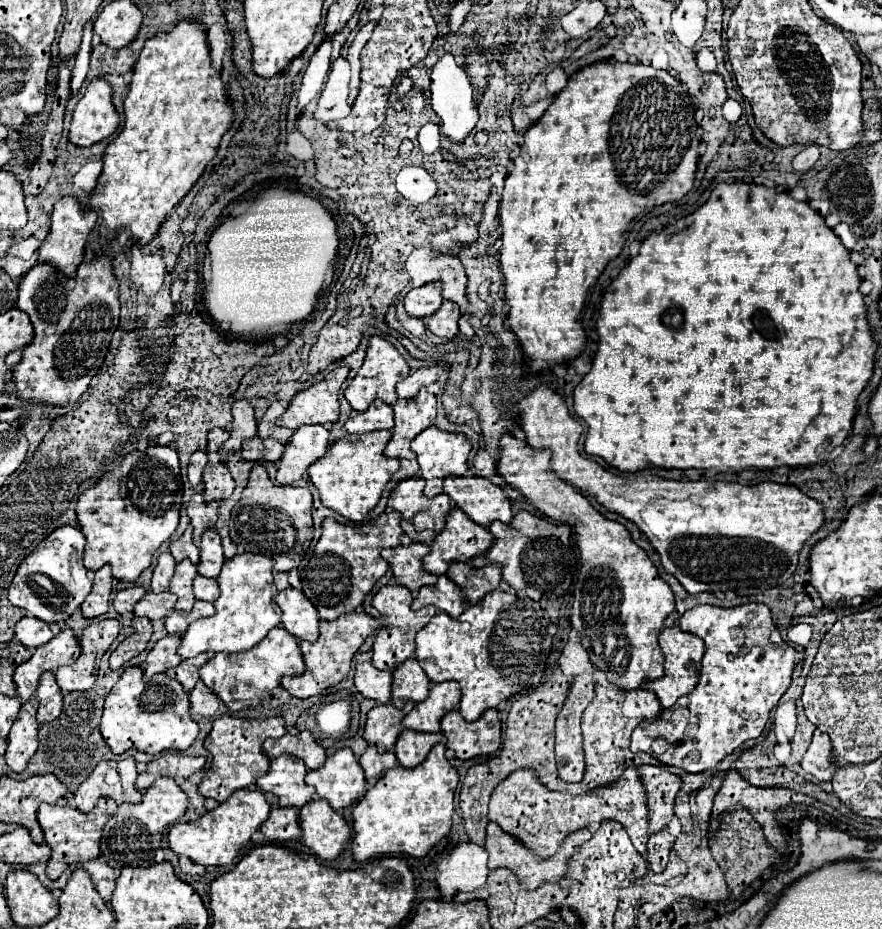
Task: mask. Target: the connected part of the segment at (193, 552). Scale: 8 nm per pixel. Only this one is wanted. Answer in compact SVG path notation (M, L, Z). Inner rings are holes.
M183 534L179 540L171 542L171 544L169 544L169 552L171 552L171 556L173 556L177 562L181 562L183 558L189 558L193 564L199 562L199 548L193 544L191 534Z

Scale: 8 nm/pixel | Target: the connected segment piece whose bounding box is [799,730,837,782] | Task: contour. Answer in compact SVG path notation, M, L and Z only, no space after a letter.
M815 730L813 740L807 748L807 752L801 758L801 768L809 774L813 774L817 780L821 782L829 782L837 770L837 766L833 766L829 762L829 750L831 750L831 740L825 732Z

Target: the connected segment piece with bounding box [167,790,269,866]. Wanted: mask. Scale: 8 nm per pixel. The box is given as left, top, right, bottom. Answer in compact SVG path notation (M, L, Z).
M237 790L229 796L227 802L203 814L197 822L189 824L177 822L175 826L171 826L167 834L169 848L175 854L187 856L203 866L227 866L237 858L241 846L267 820L267 816L269 816L269 804L261 790Z

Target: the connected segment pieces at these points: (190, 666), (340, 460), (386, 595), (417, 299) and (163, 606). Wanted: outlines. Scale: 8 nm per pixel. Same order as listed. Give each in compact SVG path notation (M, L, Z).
M203 652L203 654L195 656L195 658L183 660L177 668L167 670L165 674L167 674L169 678L173 678L173 680L177 680L177 682L181 682L181 686L189 692L189 690L195 686L195 682L199 680L199 668L201 668L207 660L209 660L209 654L207 654L207 652Z
M373 430L369 434L347 434L329 446L323 458L309 466L309 480L319 490L323 506L339 512L351 522L361 522L371 508L377 506L385 484L399 470L397 458L387 458L383 448L391 438L391 430Z
M381 586L377 590L377 594L373 596L373 608L379 610L381 614L381 626L379 632L373 640L373 666L377 670L387 670L393 672L401 662L405 662L407 658L411 658L415 654L415 636L417 632L435 616L435 608L433 606L425 606L421 610L411 610L411 602L413 596L405 586Z
M434 282L409 291L405 296L405 310L411 316L423 318L435 314L441 302L443 302L441 282Z
M147 592L145 598L141 598L141 602L137 602L135 606L135 616L145 616L149 620L159 620L165 618L175 604L175 594L171 592L161 592L161 594L153 594Z

